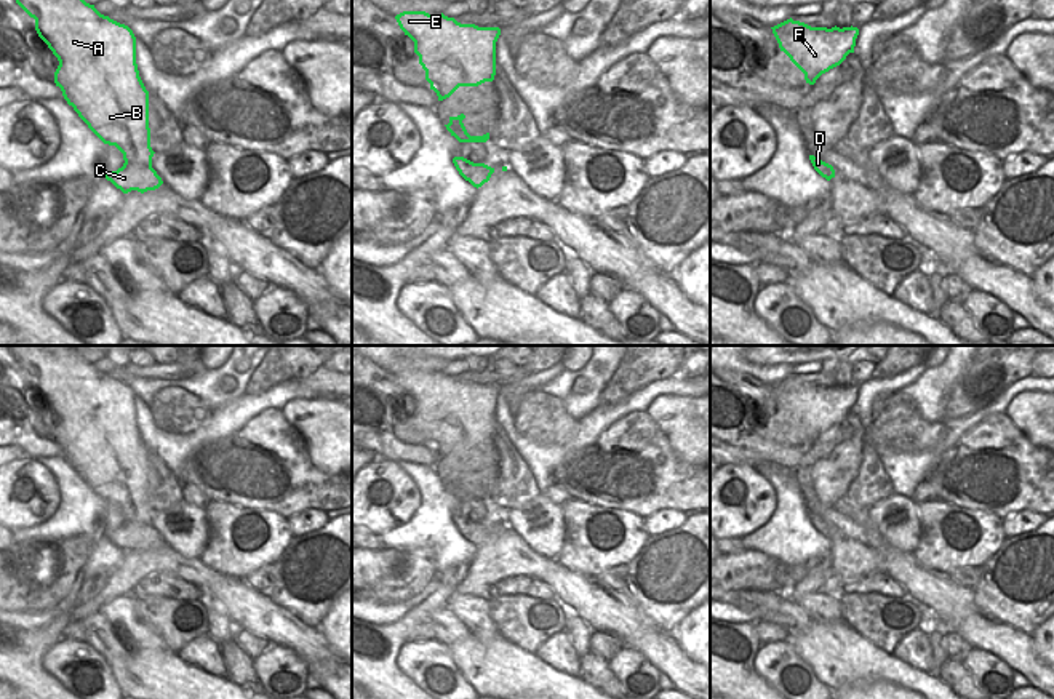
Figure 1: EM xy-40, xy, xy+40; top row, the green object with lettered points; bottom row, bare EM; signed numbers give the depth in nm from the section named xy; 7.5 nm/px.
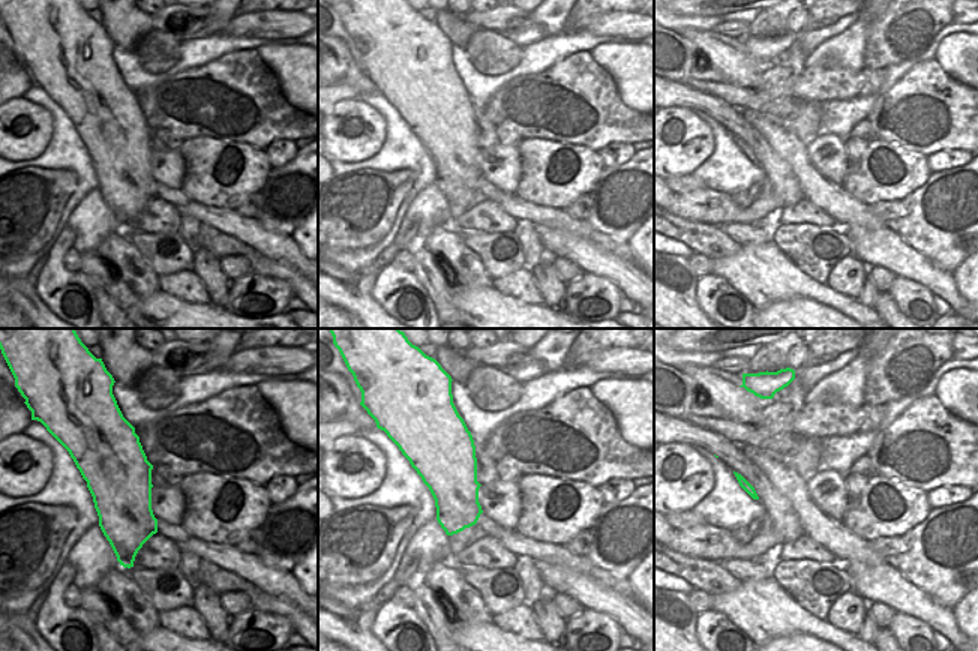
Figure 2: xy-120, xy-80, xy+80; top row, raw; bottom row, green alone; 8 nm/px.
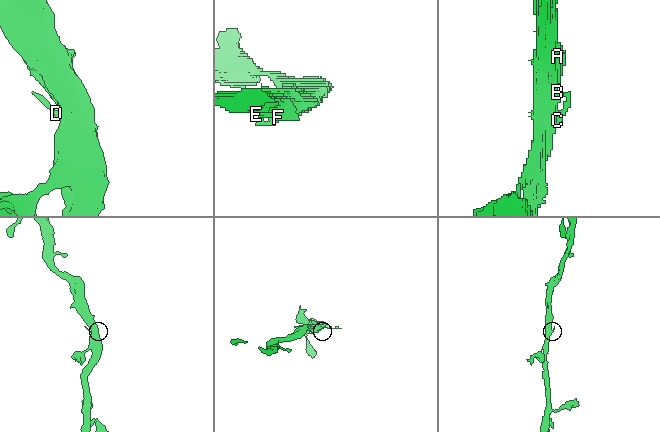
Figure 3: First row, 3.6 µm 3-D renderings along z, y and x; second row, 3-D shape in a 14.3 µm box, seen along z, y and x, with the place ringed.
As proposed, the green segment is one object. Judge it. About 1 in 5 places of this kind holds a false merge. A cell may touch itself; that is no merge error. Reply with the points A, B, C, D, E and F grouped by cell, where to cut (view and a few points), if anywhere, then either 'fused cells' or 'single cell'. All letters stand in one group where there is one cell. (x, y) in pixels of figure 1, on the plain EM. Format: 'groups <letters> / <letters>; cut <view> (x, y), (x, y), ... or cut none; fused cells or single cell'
groups A B C D E F; cut none; single cell

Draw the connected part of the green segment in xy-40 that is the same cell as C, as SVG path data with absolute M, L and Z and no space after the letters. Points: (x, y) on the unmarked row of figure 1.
M8 346L8 349L35 377L38 395L58 416L54 441L67 462L104 502L115 504L123 512L123 525L117 529L106 528L104 536L123 552L158 547L163 539L152 526L155 510L150 505L149 449L139 435L133 389L101 373L72 346Z

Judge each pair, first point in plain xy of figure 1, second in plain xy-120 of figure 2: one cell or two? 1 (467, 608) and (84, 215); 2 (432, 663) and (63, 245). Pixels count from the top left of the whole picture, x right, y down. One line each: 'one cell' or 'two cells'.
1: two cells
2: one cell

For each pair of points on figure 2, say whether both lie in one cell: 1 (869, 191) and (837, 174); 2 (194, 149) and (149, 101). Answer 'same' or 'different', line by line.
1: different
2: different

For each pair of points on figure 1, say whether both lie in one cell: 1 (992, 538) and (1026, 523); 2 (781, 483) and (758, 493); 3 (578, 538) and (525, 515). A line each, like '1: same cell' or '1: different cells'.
1: different cells
2: different cells
3: different cells

